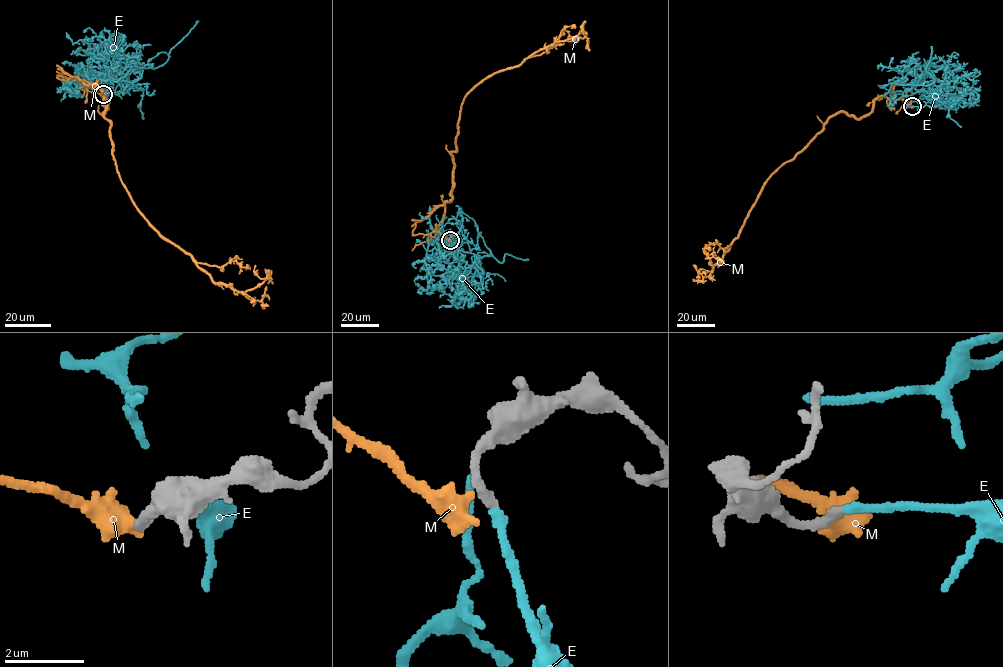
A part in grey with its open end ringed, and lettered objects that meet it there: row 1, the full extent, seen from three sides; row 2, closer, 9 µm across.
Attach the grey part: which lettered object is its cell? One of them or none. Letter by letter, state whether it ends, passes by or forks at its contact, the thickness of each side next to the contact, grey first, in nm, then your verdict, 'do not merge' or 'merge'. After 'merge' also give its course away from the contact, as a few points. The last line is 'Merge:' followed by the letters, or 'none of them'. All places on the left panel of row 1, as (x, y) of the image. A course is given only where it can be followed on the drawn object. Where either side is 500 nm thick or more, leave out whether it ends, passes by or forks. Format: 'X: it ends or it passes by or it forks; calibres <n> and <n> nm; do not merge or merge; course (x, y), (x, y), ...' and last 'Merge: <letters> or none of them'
E: it ends; calibres 240 and 220 nm; merge; course (103, 94), (94, 85), (133, 82), (152, 64), (114, 81), (104, 56), (116, 46), (73, 44), (66, 32)
M: calibres 280 and 550 nm; do not merge
Merge: E

